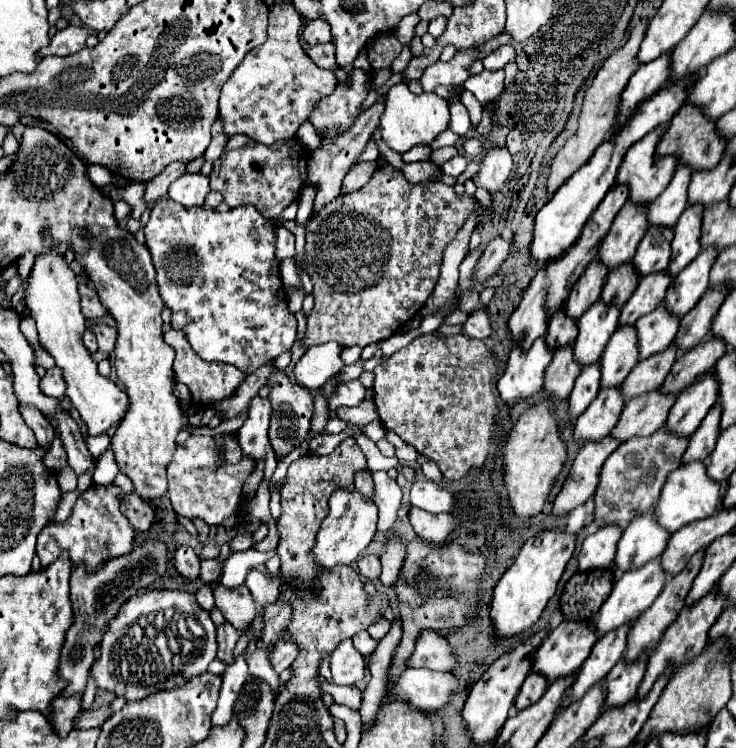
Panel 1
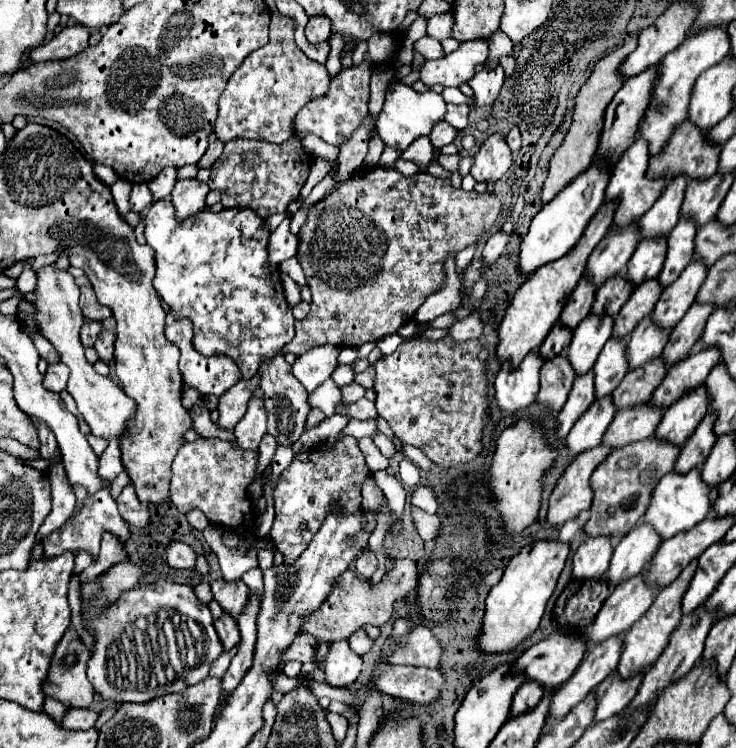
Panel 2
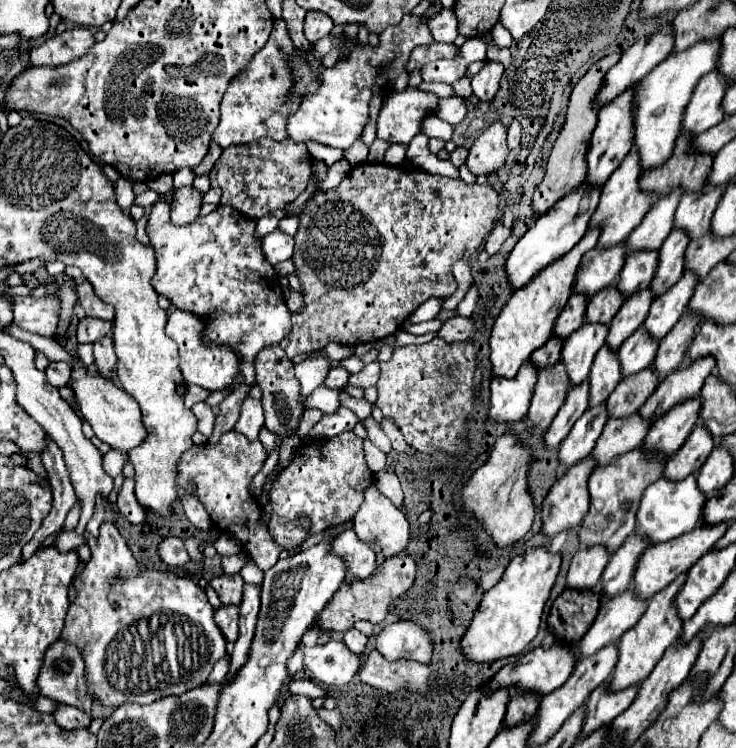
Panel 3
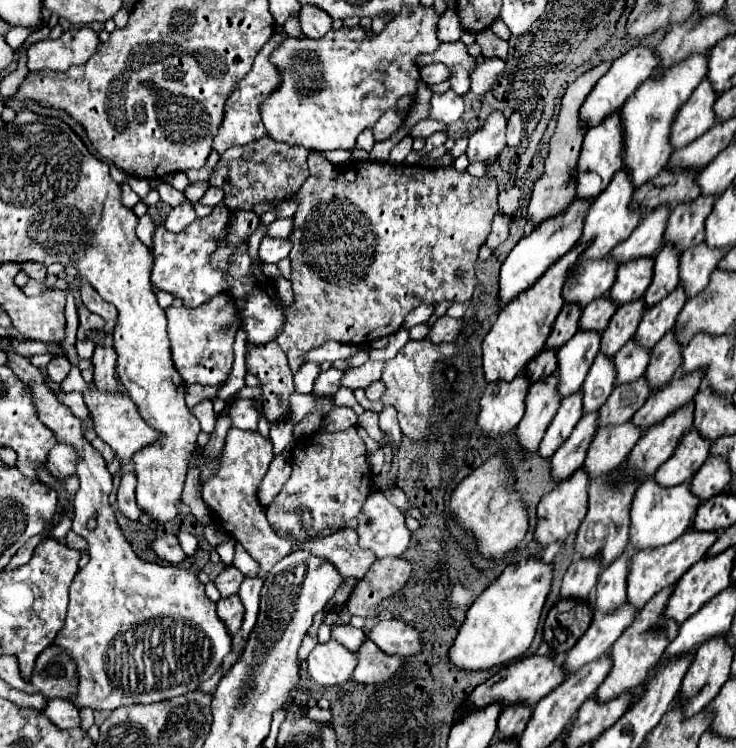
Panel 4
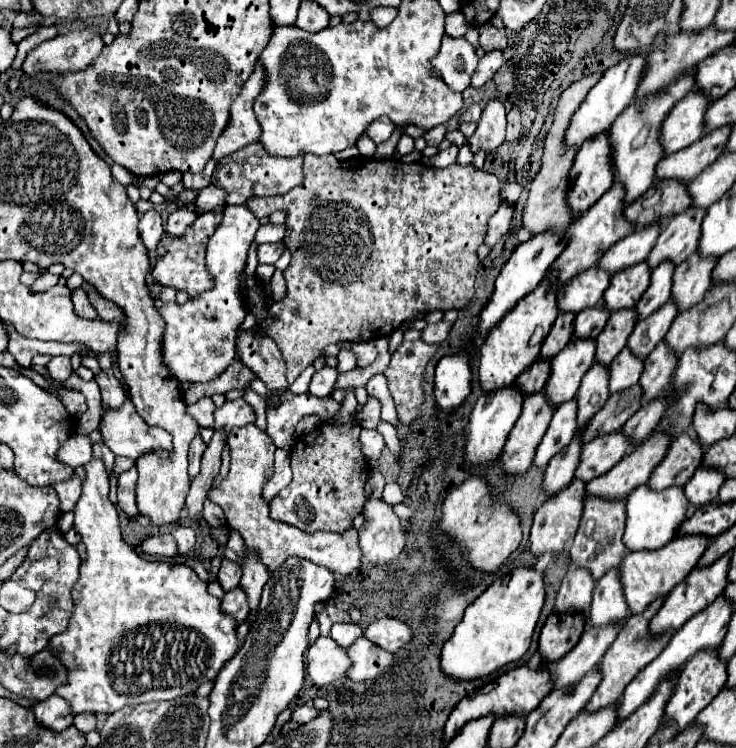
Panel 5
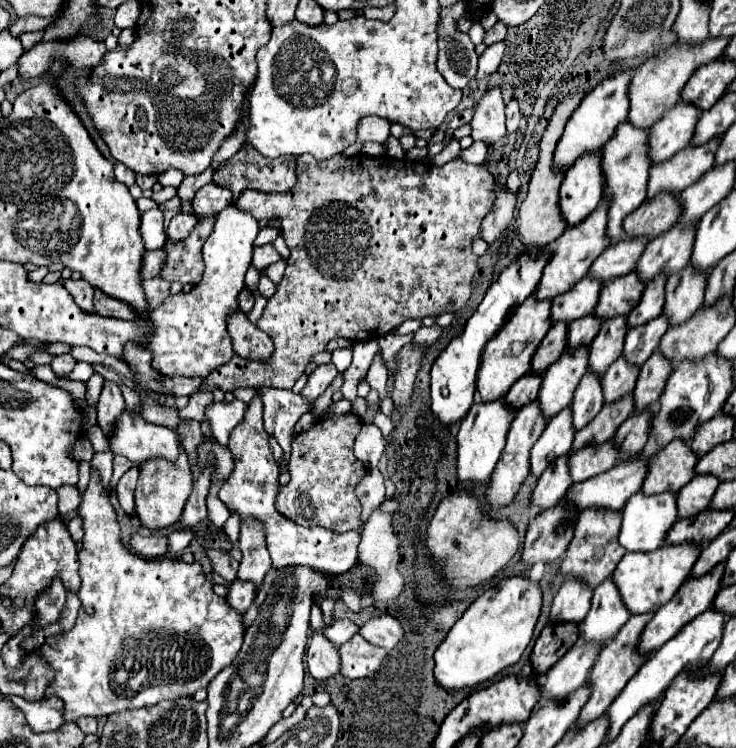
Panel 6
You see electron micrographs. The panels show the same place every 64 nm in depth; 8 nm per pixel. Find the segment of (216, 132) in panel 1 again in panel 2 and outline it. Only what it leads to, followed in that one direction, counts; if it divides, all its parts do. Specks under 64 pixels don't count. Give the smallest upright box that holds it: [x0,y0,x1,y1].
[198,132,224,168]

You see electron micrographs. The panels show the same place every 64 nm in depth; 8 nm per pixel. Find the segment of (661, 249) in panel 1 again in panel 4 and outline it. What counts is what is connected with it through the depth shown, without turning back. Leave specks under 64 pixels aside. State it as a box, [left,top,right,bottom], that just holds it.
[610,258,654,306]

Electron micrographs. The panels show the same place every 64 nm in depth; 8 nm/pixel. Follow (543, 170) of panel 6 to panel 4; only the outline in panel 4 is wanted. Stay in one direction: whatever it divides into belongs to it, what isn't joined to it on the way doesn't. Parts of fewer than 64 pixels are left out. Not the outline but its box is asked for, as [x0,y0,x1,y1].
[528,60,612,224]

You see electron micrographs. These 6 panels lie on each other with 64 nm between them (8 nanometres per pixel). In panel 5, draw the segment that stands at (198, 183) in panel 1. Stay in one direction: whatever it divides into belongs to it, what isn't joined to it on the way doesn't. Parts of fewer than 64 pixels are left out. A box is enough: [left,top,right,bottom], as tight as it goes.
[166,208,196,236]

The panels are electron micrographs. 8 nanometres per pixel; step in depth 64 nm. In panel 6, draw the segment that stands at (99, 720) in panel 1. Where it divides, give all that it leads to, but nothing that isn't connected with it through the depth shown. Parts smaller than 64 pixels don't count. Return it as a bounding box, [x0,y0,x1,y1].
[10,696,66,732]

